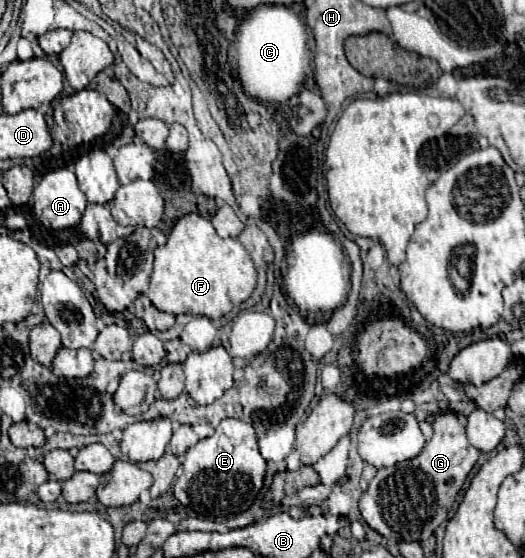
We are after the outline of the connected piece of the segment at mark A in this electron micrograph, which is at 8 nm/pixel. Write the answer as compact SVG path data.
M58 168L48 172L34 188L34 214L52 230L80 224L86 208L86 196L76 184L74 170Z

